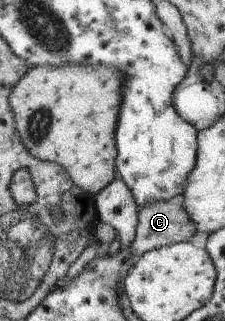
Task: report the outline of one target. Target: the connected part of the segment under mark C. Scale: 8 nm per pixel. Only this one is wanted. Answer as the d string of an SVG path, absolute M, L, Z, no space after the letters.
M181 196L166 201L150 201L137 208L135 236L128 253L135 262L148 250L189 242L195 234L196 227L182 207Z

